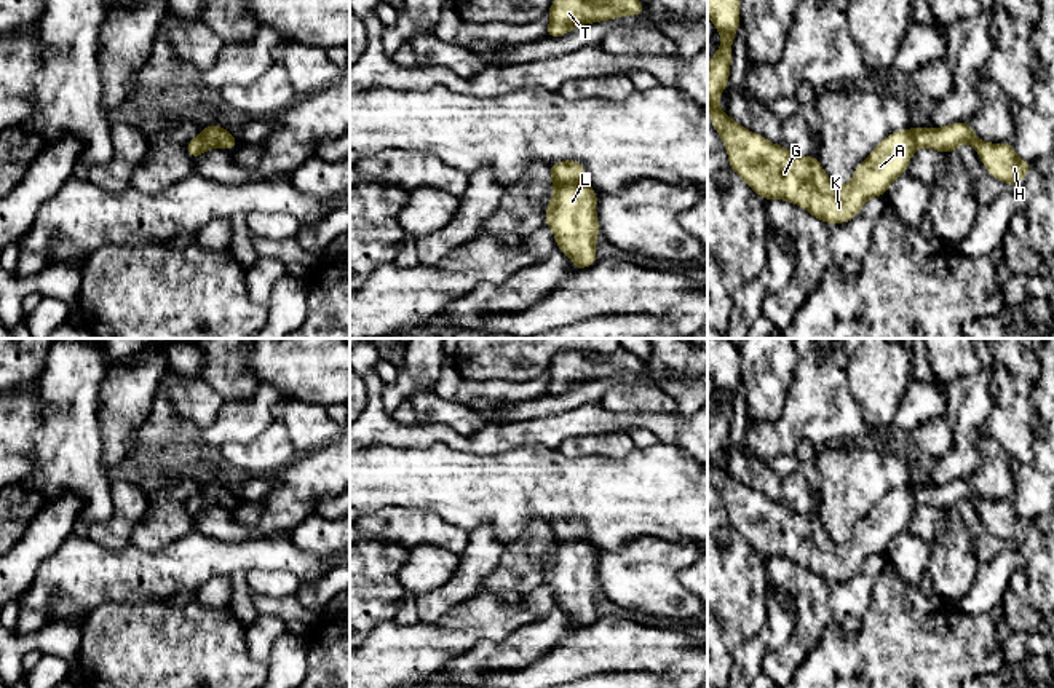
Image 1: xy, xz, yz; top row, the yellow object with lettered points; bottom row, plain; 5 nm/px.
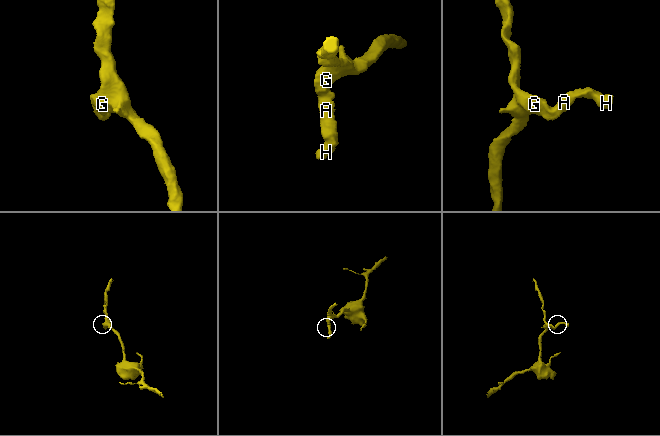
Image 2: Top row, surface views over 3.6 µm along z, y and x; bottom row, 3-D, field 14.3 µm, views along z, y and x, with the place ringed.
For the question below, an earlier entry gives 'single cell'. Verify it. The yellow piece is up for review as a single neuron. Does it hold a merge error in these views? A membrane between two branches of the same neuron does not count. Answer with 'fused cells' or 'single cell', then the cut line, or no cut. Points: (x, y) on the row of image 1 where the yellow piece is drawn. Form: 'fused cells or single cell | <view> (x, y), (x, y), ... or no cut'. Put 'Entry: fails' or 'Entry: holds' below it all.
single cell | no cut
Entry: holds

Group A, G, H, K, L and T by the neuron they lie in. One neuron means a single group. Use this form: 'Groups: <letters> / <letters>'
Groups: A G H K L T

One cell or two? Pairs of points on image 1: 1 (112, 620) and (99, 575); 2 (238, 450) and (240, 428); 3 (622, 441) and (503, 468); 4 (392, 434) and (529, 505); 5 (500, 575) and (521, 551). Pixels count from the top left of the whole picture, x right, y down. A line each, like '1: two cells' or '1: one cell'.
1: two cells
2: two cells
3: two cells
4: two cells
5: one cell

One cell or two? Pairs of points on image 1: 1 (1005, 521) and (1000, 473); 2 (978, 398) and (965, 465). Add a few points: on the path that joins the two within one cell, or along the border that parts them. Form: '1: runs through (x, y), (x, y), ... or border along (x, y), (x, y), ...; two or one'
1: border along (970, 481), (971, 487), (984, 498), (1010, 500); two
2: runs through (971, 414), (966, 420), (965, 449); one

